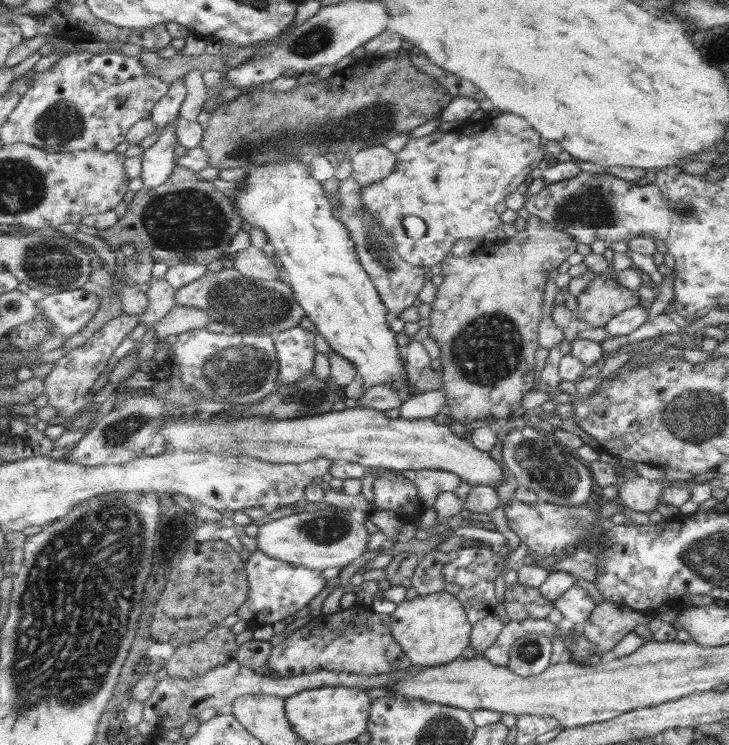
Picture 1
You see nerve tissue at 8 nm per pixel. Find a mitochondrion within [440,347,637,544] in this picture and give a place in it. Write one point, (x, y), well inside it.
(546, 468)

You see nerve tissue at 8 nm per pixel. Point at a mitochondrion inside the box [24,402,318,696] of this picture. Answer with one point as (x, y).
(116, 434)

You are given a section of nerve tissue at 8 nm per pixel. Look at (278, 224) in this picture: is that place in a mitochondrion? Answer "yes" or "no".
no

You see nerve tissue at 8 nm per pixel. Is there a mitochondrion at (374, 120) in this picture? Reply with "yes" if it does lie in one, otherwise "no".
yes

